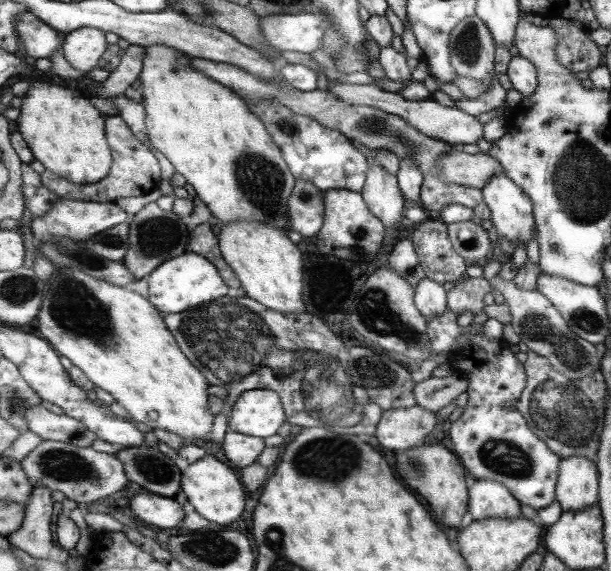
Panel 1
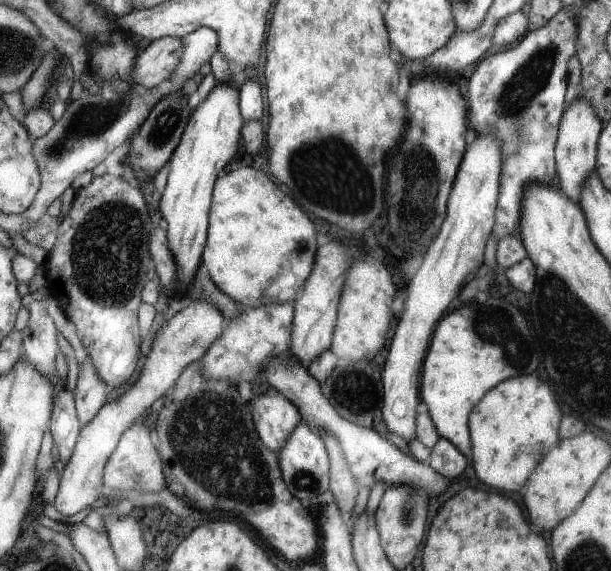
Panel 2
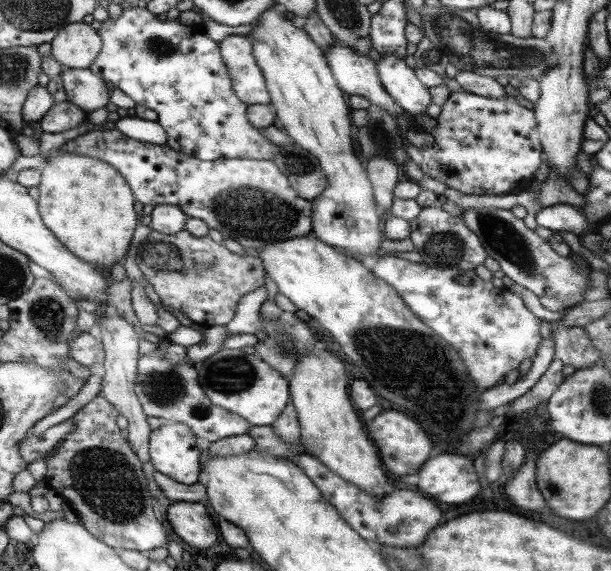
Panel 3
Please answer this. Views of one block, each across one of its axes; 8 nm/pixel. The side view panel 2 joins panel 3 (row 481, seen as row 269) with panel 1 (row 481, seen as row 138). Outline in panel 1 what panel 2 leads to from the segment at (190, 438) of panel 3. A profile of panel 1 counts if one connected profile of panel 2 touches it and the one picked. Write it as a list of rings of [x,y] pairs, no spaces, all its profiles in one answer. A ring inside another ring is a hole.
[[[205,454],[191,464],[182,464],[180,471],[179,496],[187,496],[187,506],[195,510],[201,518],[215,524],[229,524],[243,512],[243,490],[235,474],[227,468],[226,464],[217,462],[213,455]]]

